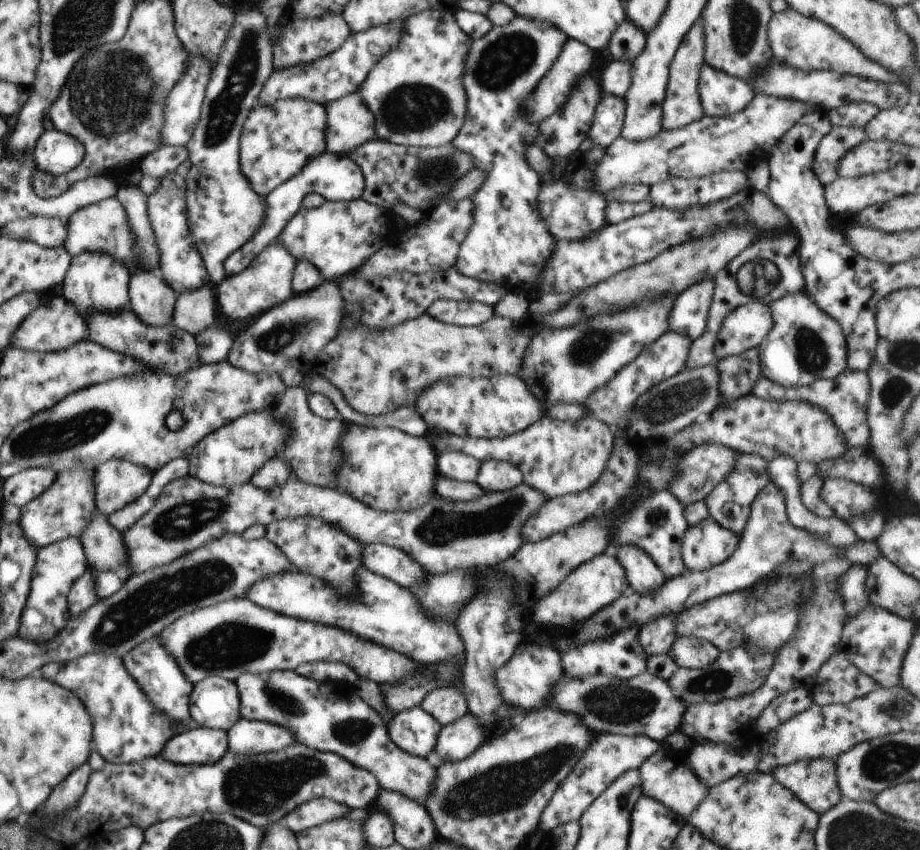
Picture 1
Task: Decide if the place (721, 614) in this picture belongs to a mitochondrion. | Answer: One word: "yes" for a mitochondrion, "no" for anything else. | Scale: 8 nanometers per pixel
yes

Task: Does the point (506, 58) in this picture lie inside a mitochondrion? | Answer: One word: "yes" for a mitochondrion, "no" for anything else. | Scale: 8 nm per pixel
yes

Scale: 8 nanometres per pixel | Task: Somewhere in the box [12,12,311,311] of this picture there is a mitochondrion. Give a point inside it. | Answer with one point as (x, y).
(111, 103)

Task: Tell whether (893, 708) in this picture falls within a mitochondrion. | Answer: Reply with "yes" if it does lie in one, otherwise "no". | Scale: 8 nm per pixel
no

